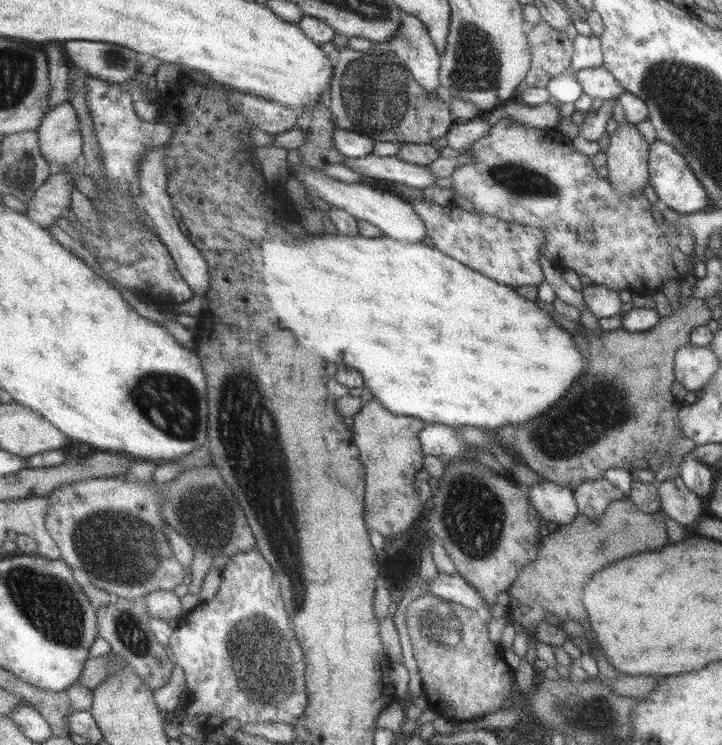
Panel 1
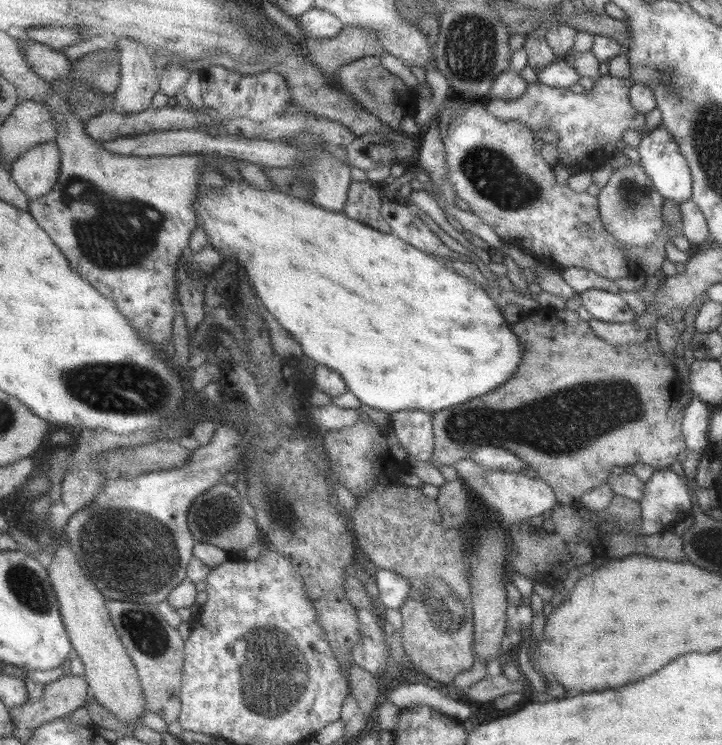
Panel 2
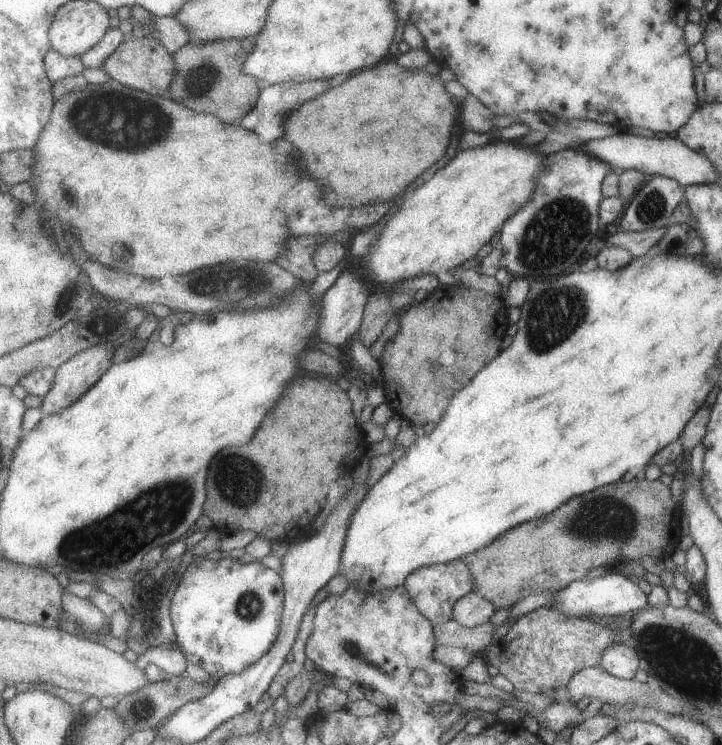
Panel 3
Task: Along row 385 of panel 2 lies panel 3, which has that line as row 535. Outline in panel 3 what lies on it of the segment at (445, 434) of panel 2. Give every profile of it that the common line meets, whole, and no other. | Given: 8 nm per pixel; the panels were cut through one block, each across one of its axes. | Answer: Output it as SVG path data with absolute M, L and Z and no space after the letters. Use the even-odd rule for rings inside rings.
M634 478L629 482L620 480L570 498L548 516L518 524L507 533L500 534L488 546L460 560L471 570L474 591L492 602L496 610L510 609L517 601L530 594L556 592L566 588L570 582L586 579L589 570L602 567L604 563L616 560L638 561L644 556L651 556L658 561L664 560L665 554L674 554L682 538L679 531L682 516L682 511L672 500L670 487L660 479L650 481L646 478Z

